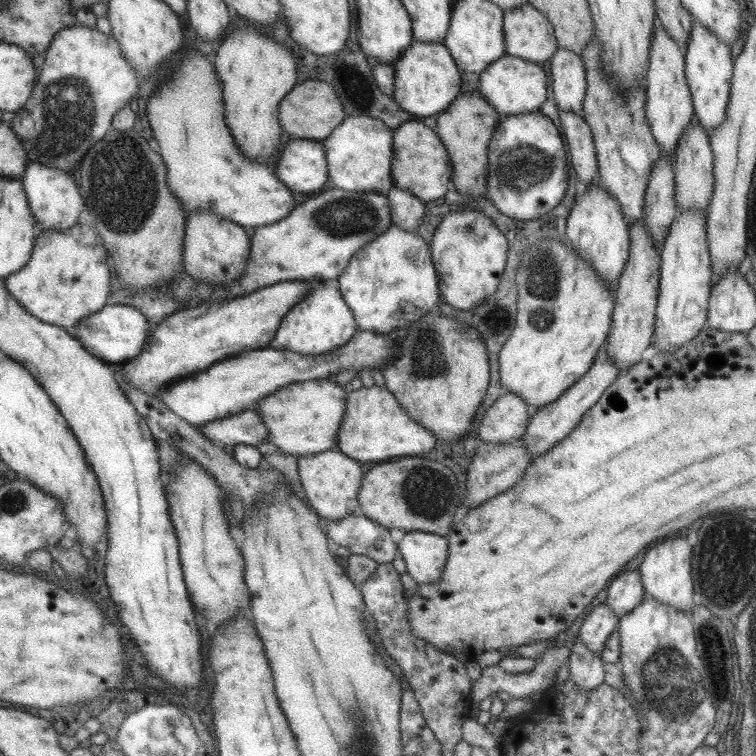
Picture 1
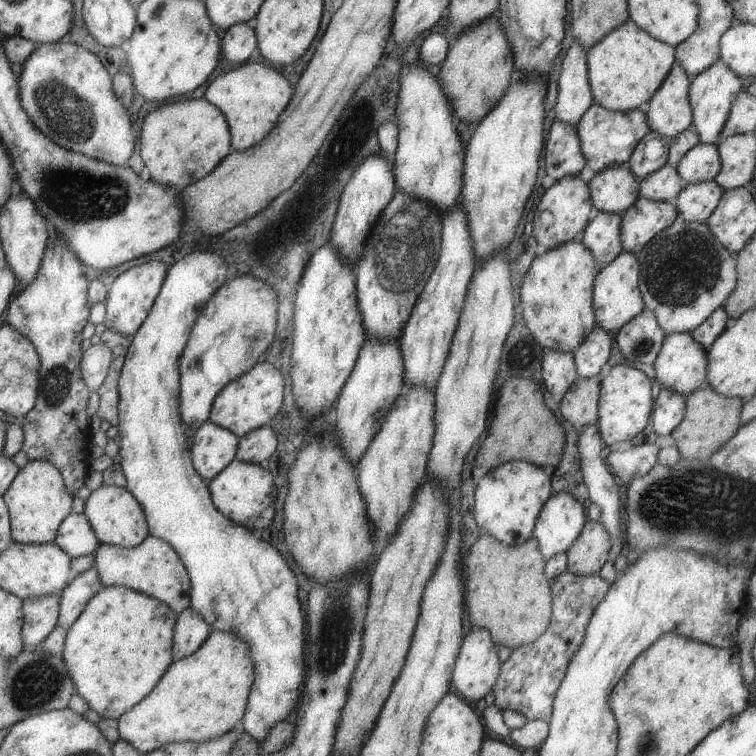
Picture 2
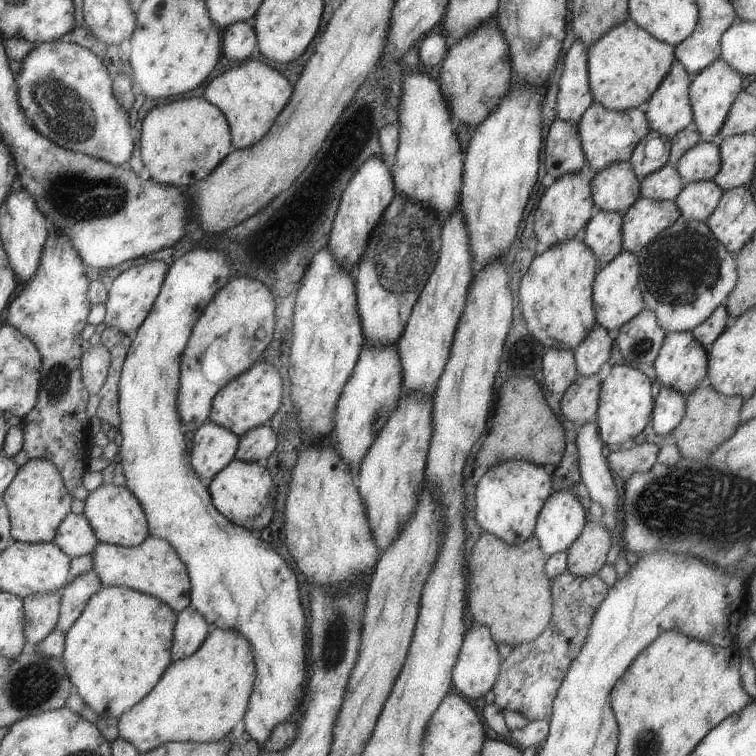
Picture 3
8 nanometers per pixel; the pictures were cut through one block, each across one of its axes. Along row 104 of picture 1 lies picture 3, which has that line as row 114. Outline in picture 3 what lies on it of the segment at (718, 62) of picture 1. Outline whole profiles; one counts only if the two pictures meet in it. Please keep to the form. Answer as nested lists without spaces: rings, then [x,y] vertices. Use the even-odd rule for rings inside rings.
[[[721,57],[716,58],[711,64],[693,74],[688,86],[688,95],[692,108],[692,121],[703,141],[710,142],[711,137],[718,133],[731,103],[742,91],[741,88],[743,88],[743,76],[734,71]]]

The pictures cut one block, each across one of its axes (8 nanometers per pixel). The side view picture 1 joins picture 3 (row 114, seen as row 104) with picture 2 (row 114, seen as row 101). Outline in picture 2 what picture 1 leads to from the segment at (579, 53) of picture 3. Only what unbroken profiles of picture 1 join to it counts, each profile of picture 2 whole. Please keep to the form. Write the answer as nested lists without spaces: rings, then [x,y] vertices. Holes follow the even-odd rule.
[[[574,41],[563,56],[561,62],[561,71],[558,79],[558,91],[554,106],[555,119],[565,124],[576,126],[581,115],[594,102],[593,95],[588,83],[588,74],[586,69],[586,49]]]

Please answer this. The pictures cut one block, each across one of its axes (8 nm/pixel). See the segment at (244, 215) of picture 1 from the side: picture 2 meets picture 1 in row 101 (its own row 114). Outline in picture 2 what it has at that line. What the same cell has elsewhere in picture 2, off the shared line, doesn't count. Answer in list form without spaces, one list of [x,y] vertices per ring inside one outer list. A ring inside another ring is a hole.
[[[203,97],[157,107],[143,119],[140,157],[152,181],[183,190],[207,176],[234,149],[223,113]]]

